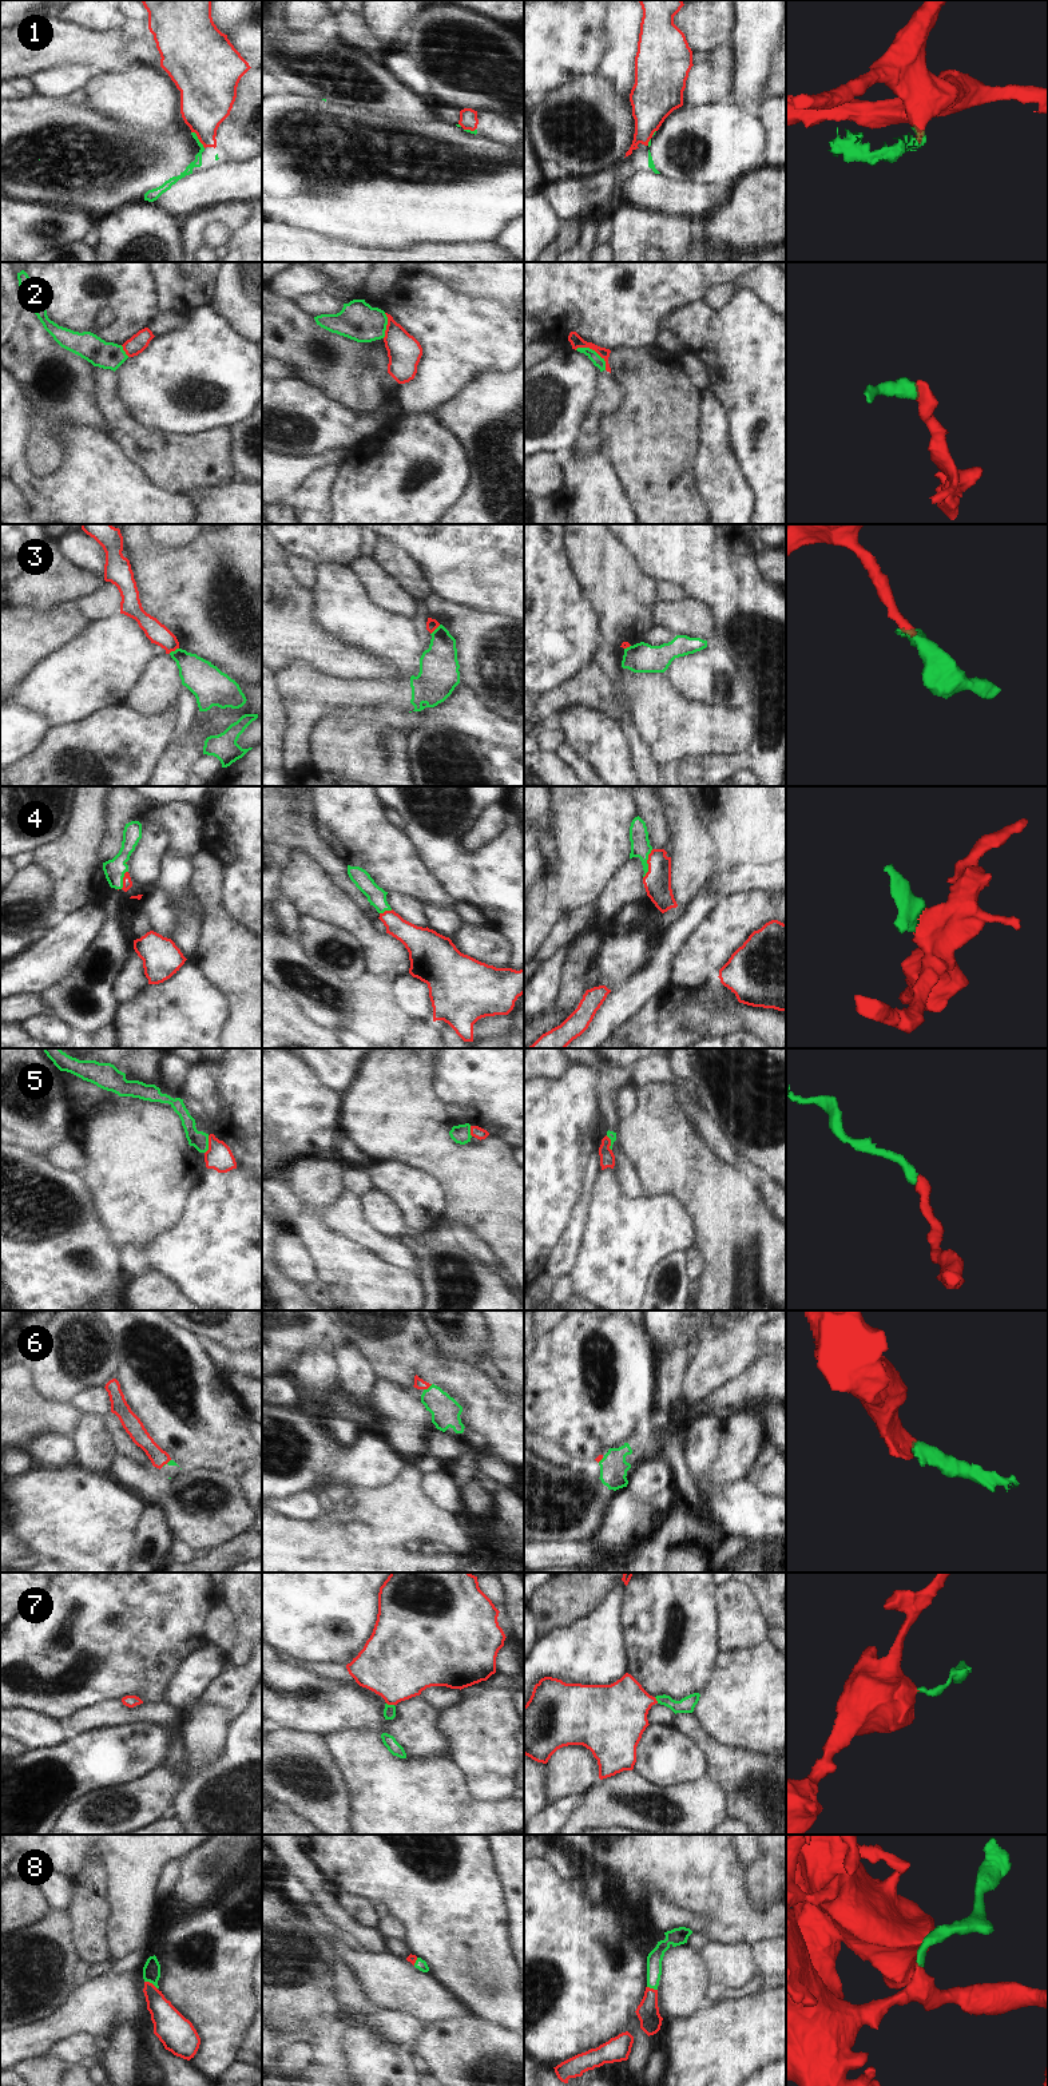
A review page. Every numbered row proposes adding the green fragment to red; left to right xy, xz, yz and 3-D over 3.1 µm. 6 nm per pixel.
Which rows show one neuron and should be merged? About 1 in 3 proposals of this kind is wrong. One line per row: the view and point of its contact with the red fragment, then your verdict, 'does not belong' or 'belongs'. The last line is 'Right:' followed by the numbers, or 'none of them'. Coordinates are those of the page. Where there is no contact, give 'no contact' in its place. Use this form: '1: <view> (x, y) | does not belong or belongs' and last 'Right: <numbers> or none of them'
1: xy (198, 138) | does not belong
2: yz (594, 349) | does not belong
3: xy (173, 650) | does not belong
4: yz (647, 863) | belongs
5: xy (209, 1145) | does not belong
6: xz (428, 1387) | belongs
7: xz (390, 1704) | belongs
8: xy (151, 1983) | belongs
Right: 4, 6, 7, 8

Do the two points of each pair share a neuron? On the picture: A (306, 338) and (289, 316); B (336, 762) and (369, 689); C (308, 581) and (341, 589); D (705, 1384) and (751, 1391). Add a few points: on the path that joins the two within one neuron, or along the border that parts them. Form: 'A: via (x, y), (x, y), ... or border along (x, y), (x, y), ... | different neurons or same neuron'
A: via (301, 333), (289, 321) | same neuron
B: border along (341, 704), (369, 708) | different neurons
C: border along (317, 566), (314, 583), (309, 589) | different neurons
D: border along (747, 1368), (695, 1404) | different neurons

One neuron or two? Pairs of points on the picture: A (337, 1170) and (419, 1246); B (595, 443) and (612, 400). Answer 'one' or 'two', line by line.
A: two
B: one

